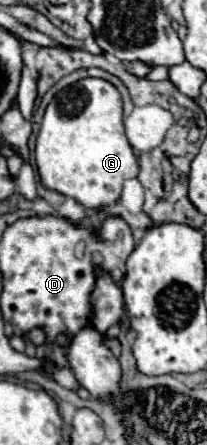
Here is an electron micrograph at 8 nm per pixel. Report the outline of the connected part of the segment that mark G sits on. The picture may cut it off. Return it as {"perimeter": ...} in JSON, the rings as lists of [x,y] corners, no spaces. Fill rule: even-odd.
{"perimeter":[[[88,77],[58,91],[46,107],[46,115],[36,139],[36,165],[42,185],[76,199],[80,205],[88,209],[98,209],[116,203],[124,181],[138,175],[138,161],[124,133],[122,99],[118,89],[104,79]]]}

